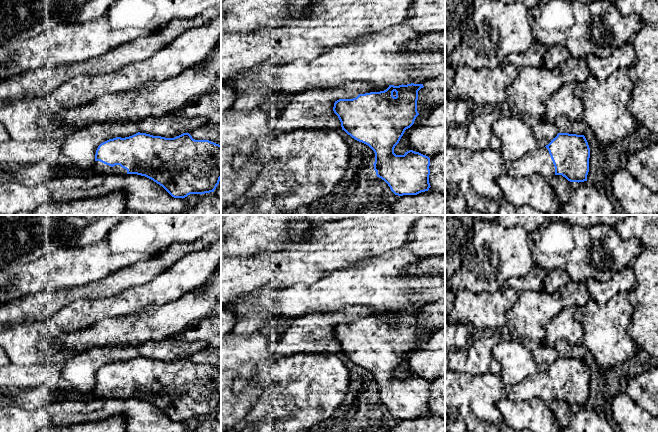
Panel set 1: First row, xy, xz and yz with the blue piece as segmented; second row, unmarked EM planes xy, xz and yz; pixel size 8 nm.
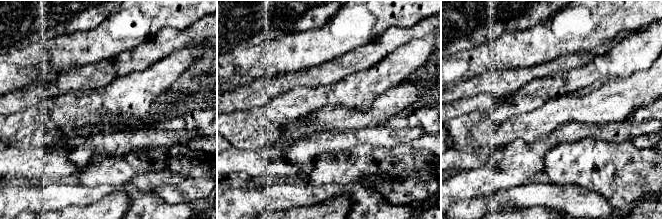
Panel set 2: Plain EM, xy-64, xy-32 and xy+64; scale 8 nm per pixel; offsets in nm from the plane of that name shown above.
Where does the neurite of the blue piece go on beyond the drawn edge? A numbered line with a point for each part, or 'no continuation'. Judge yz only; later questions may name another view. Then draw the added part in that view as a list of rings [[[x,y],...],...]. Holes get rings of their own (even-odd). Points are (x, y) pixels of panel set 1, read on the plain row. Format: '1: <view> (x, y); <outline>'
1: yz (539, 385); [[[540,370],[512,387],[504,387],[504,396],[514,402],[530,400],[539,397],[544,401],[555,399],[555,391],[548,373]]]

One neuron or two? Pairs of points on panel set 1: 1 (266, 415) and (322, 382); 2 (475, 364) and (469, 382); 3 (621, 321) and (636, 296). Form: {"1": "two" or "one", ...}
{"1": "one", "2": "two", "3": "two"}

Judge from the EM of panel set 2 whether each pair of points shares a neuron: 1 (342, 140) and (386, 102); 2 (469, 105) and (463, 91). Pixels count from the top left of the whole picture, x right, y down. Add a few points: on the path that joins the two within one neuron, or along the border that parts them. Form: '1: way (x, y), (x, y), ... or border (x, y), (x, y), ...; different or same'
1: border (355, 129), (332, 131); different
2: border (489, 93), (479, 93), (463, 97), (451, 103); different

